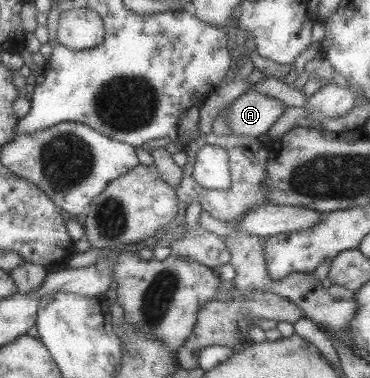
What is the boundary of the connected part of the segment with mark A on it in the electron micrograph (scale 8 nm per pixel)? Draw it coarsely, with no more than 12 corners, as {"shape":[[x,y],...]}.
{"shape":[[247,91],[229,104],[231,134],[265,138],[287,108]]}

